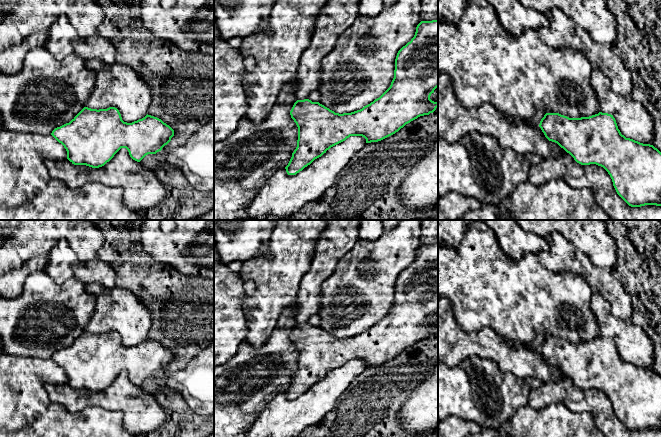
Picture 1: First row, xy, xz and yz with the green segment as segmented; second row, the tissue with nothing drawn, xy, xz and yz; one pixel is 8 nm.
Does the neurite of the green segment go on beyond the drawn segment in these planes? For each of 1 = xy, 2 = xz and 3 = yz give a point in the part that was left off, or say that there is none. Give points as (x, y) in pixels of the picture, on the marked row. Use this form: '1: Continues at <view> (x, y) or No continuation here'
1: No continuation here
2: No continuation here
3: No continuation here

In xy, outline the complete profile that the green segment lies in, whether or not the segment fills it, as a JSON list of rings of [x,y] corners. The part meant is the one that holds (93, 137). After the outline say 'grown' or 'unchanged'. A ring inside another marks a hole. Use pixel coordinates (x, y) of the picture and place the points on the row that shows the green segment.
[[[84,107],[69,123],[55,128],[51,135],[64,146],[67,159],[72,164],[99,168],[109,162],[121,148],[126,148],[130,157],[137,162],[148,154],[156,154],[171,141],[174,130],[161,119],[148,114],[127,123],[115,107],[99,110]]]; unchanged

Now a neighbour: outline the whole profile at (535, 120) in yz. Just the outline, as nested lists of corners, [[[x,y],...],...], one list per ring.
[[[544,110],[539,111],[535,116],[527,119],[523,119],[516,116],[510,116],[510,120],[513,123],[526,123],[529,125],[539,126],[541,119],[544,117],[546,112]]]

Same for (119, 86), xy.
[[[94,59],[87,60],[86,67],[95,73],[96,79],[85,107],[97,110],[115,107],[127,123],[148,114],[152,101],[151,88],[131,67],[116,62],[106,66]]]

